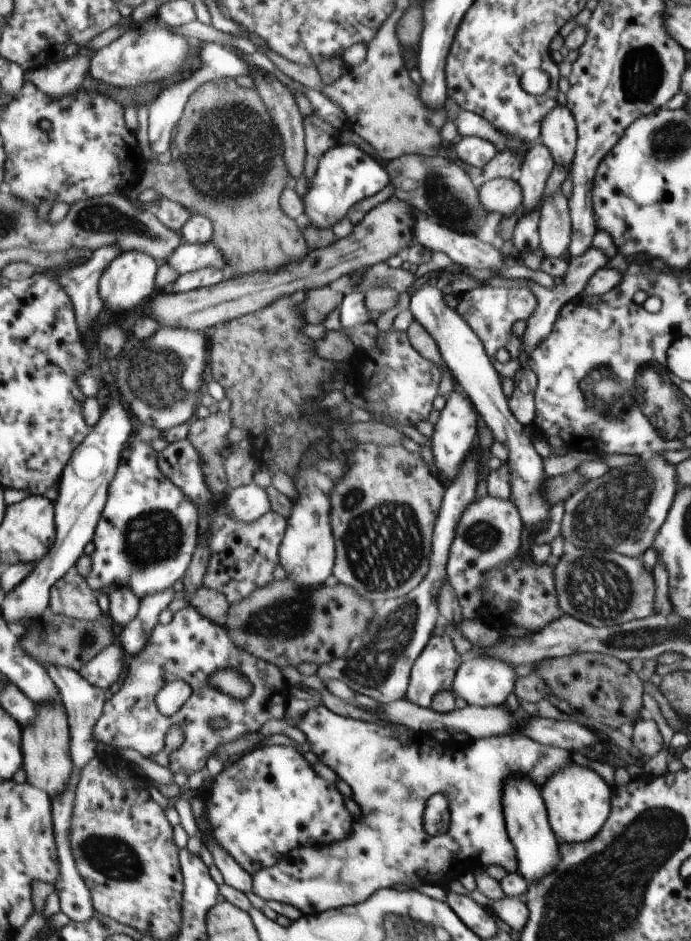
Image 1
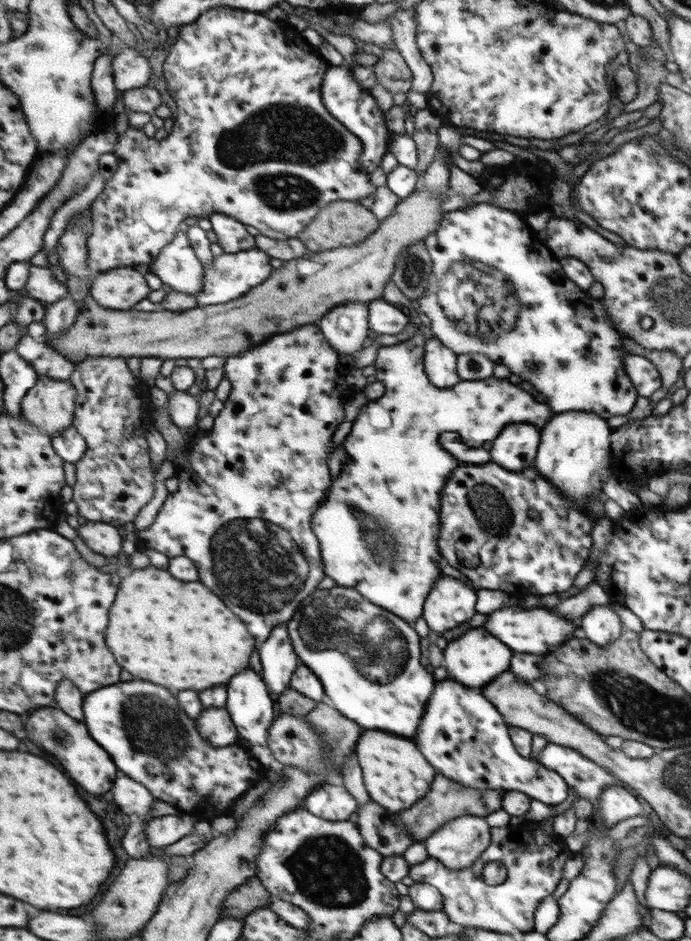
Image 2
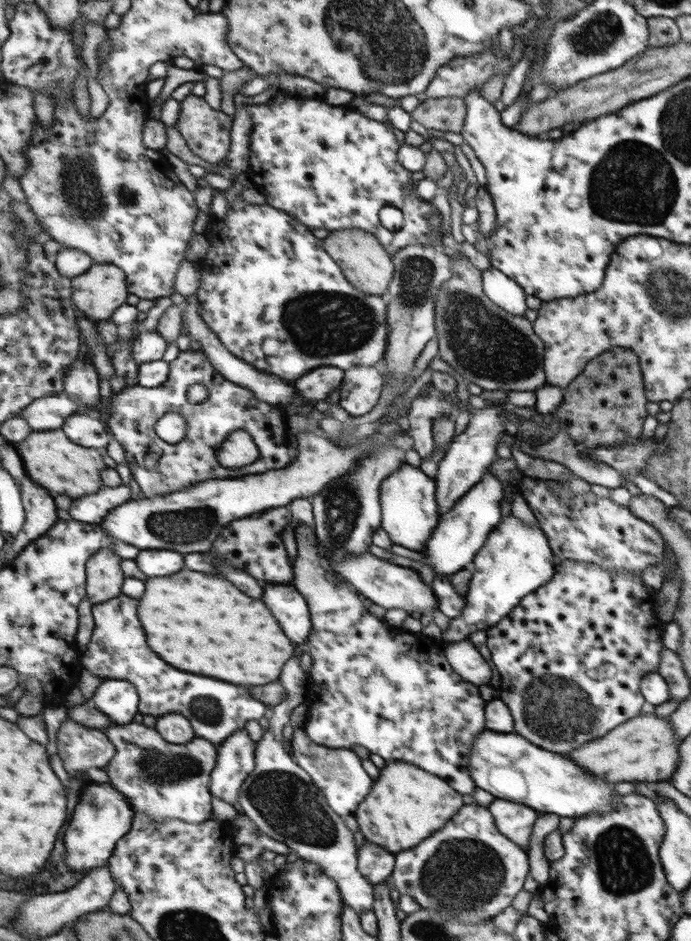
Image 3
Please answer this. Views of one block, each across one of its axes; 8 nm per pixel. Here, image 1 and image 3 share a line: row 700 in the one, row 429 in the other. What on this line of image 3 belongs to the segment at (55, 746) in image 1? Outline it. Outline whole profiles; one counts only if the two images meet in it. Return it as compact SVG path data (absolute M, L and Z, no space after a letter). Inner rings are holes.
M63 429L33 431L27 440L17 445L24 458L29 478L37 484L45 484L50 492L69 495L73 500L95 494L103 488L102 476L107 470L103 462L102 450L75 444Z

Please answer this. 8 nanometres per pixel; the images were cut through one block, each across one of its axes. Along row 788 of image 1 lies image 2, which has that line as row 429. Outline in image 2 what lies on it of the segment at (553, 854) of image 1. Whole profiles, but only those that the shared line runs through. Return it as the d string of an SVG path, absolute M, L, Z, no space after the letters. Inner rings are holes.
M525 422L509 424L490 444L487 448L491 462L501 465L501 468L509 468L511 472L524 471L523 468L531 466L529 462L536 458L539 430Z

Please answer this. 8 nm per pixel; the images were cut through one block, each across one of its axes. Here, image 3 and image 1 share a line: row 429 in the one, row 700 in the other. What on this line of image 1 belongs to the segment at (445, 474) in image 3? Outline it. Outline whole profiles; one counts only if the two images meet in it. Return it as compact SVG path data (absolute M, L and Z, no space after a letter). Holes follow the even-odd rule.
M469 650L463 655L463 662L456 671L455 681L450 691L456 697L463 699L467 705L480 707L498 706L505 702L505 698L512 693L516 675L513 668L505 661L497 660L490 656L481 656L475 651Z

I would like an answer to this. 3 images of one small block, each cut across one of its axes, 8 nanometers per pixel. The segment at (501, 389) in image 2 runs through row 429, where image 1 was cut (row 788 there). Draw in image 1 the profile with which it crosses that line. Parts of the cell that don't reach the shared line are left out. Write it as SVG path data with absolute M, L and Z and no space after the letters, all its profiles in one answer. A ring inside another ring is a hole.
M319 704L305 712L295 722L306 740L312 746L312 752L317 754L319 761L335 770L339 779L353 788L351 796L361 810L361 820L353 820L351 834L343 840L335 840L329 846L319 848L297 848L285 855L275 867L265 868L253 876L211 836L212 824L207 820L205 800L197 798L194 791L181 789L192 807L192 812L199 833L207 840L206 848L212 853L214 864L223 876L223 881L243 893L253 891L265 901L291 904L305 914L321 914L327 910L339 910L349 904L363 902L375 888L391 888L393 884L411 885L415 882L439 882L442 884L445 874L447 878L455 878L461 870L478 868L485 870L486 866L499 866L507 874L517 873L517 858L515 848L506 834L501 814L501 788L507 776L525 776L537 784L545 784L549 776L565 768L571 758L565 749L539 744L529 736L521 733L491 736L481 740L467 740L456 746L436 741L431 736L414 737L410 734L397 734L388 726L379 726L371 722L344 718L331 712L329 708ZM431 794L443 794L447 798L448 822L447 832L439 836L429 836L424 831L424 808Z

